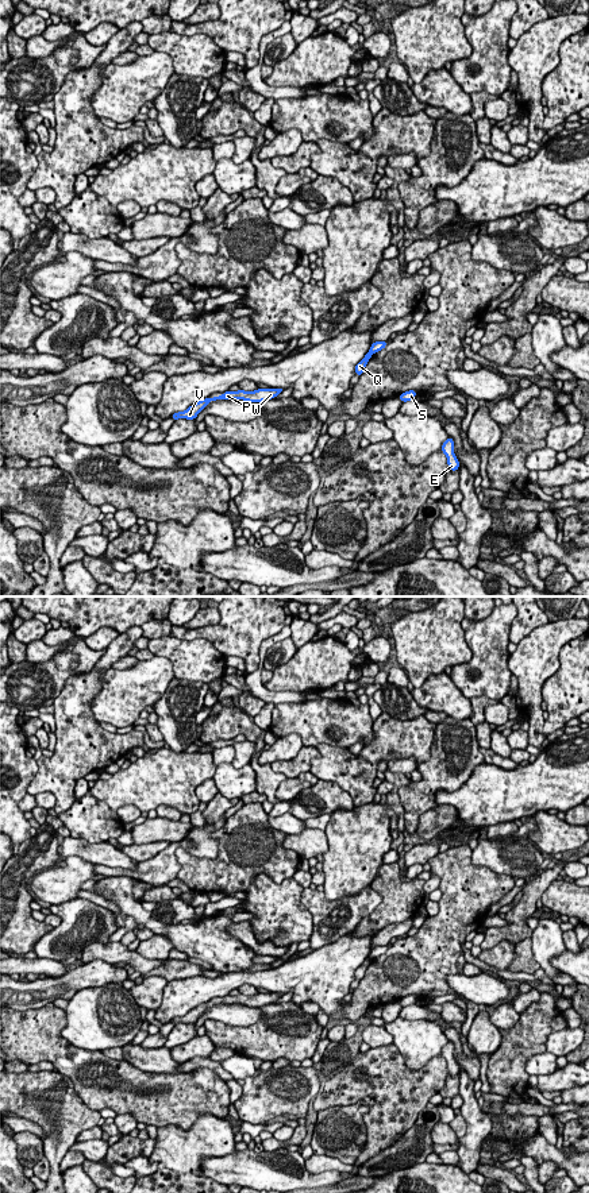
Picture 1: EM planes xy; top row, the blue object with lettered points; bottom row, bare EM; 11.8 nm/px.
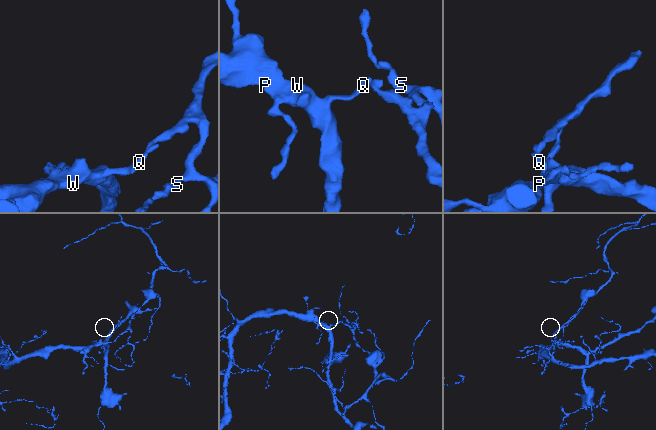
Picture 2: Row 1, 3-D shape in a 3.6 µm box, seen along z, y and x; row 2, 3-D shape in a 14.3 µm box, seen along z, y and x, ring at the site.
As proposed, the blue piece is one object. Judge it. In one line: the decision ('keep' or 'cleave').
cleave

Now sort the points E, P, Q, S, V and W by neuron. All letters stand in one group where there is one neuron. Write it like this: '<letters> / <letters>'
E S / P Q V W

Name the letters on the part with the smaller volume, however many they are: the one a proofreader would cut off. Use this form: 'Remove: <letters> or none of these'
Remove: E, S

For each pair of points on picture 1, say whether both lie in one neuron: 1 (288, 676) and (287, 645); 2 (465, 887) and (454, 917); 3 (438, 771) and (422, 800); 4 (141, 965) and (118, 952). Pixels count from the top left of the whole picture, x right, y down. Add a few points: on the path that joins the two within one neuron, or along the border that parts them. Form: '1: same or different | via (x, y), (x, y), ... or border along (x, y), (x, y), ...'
1: different | border along (296, 651), (273, 671)
2: same | via (465, 894), (461, 910)
3: same | via (434, 778), (422, 794)
4: same | via (135, 961), (123, 954)

